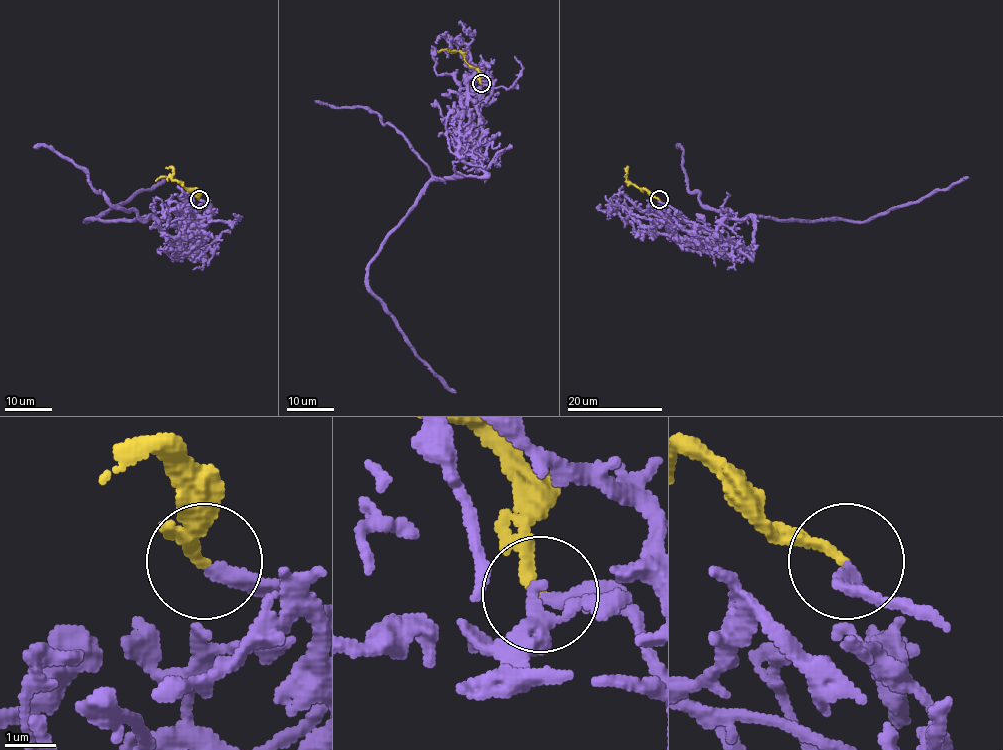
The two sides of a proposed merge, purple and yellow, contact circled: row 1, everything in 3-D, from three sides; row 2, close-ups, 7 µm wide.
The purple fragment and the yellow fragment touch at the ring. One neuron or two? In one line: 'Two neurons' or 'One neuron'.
One neuron

